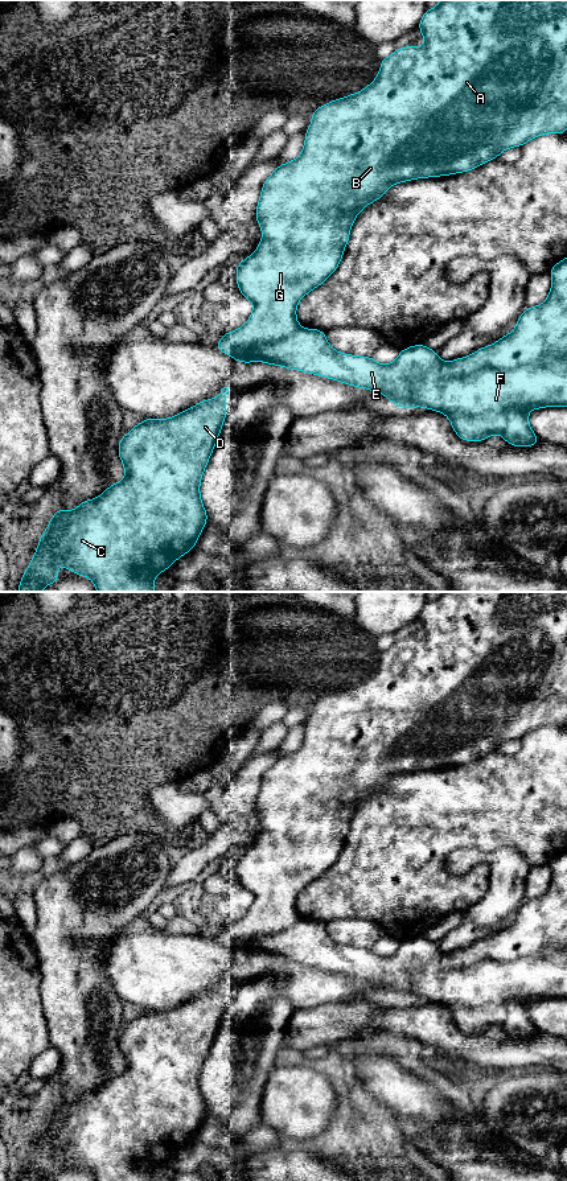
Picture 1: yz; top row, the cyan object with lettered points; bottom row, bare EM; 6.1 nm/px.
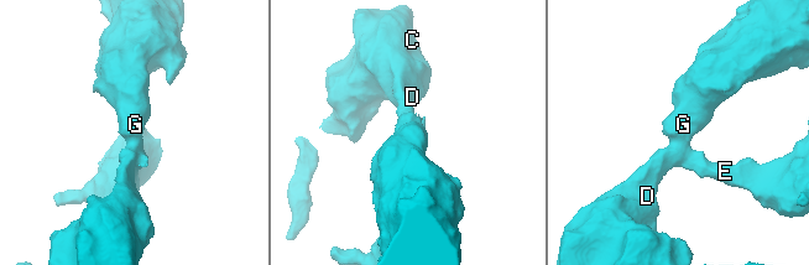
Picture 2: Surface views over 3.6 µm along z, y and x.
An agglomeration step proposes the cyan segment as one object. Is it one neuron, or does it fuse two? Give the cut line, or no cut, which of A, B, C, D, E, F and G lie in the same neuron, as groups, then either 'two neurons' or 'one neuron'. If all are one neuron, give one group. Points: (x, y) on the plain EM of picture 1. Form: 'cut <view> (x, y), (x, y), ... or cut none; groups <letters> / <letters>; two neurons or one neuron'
cut yz (300, 920), (284, 930), (266, 934), (246, 946); groups A B C D G / E F; two neurons

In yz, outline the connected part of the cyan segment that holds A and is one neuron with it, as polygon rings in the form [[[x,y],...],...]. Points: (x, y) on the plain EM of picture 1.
[[[441,592],[437,598],[426,601],[418,621],[426,630],[424,639],[412,637],[397,641],[381,653],[378,668],[359,684],[329,694],[312,704],[312,715],[305,724],[304,740],[300,748],[279,757],[264,773],[255,810],[263,828],[256,843],[242,852],[237,860],[237,878],[243,889],[254,896],[247,914],[226,926],[215,939],[242,955],[258,954],[250,948],[250,942],[285,931],[300,921],[296,912],[296,898],[301,889],[322,876],[338,859],[350,827],[350,819],[358,805],[369,795],[383,789],[386,782],[398,774],[415,770],[448,768],[474,761],[513,738],[521,738],[543,725],[566,727],[567,720],[567,592]]]

